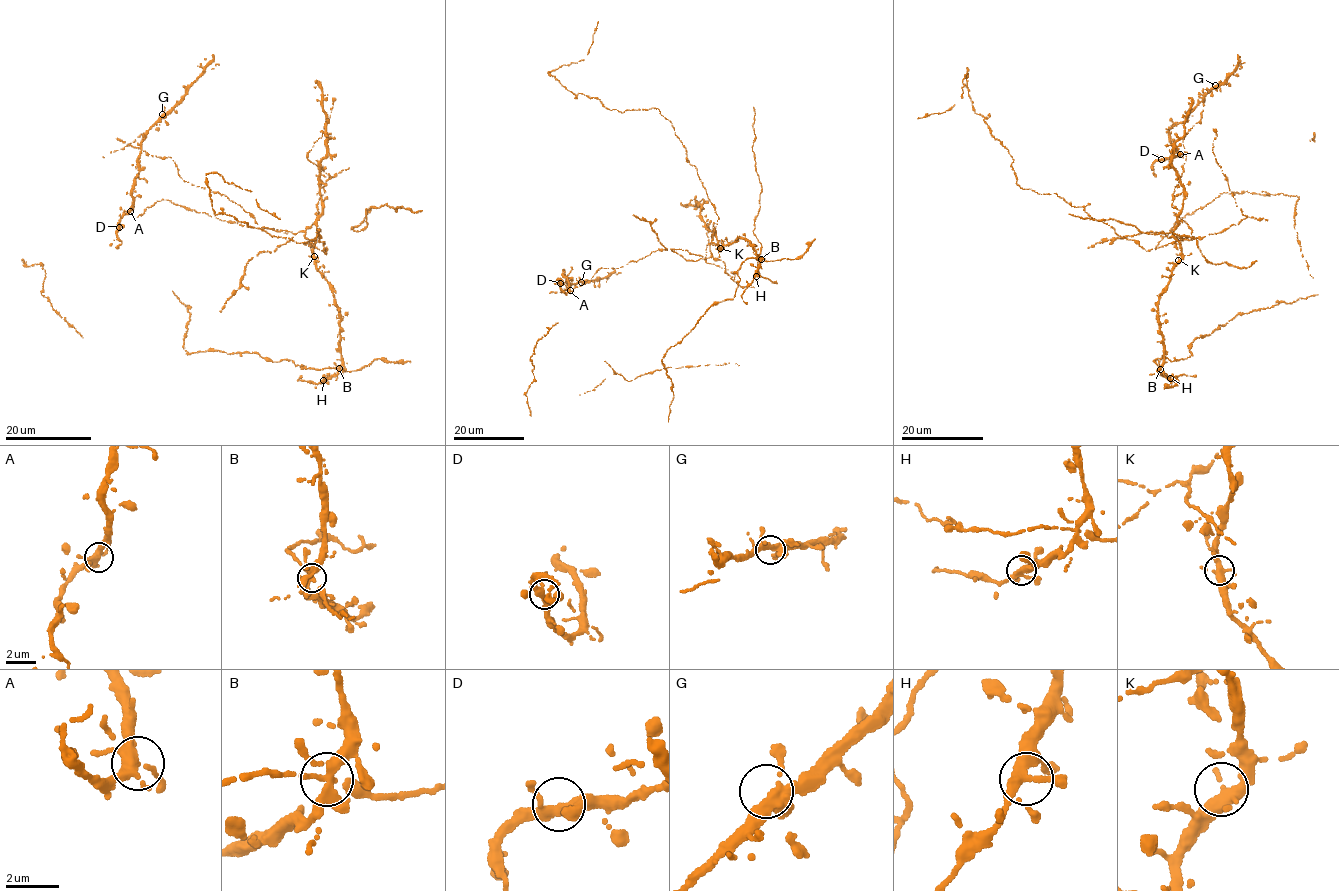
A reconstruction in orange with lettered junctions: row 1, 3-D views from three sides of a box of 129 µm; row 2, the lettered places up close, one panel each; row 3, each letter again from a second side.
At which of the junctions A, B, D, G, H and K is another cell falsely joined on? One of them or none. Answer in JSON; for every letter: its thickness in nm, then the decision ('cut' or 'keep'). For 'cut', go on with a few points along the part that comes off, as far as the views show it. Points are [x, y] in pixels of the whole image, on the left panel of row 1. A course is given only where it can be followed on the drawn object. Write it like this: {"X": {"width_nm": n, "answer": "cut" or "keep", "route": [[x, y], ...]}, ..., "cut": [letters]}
{"A": {"width_nm": 360, "answer": "keep"}, "B": {"width_nm": 320, "answer": "cut", "route": [[338, 369], [306, 369], [252, 352], [190, 353], [182, 346], [188, 306], [172, 291]]}, "D": {"width_nm": 320, "answer": "keep"}, "G": {"width_nm": 360, "answer": "keep"}, "H": {"width_nm": 320, "answer": "keep"}, "K": {"width_nm": 320, "answer": "keep"}, "cut": ["B"]}

